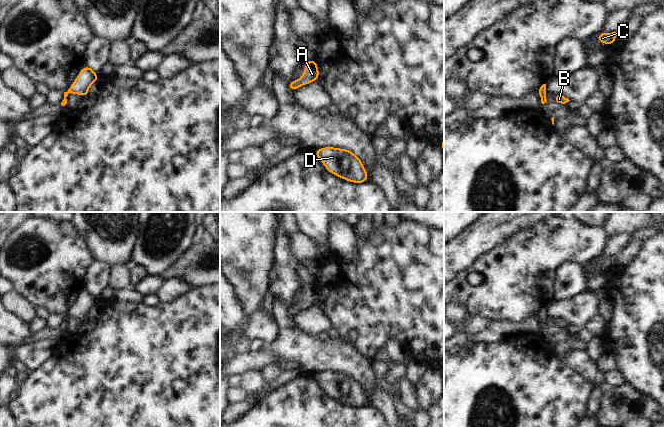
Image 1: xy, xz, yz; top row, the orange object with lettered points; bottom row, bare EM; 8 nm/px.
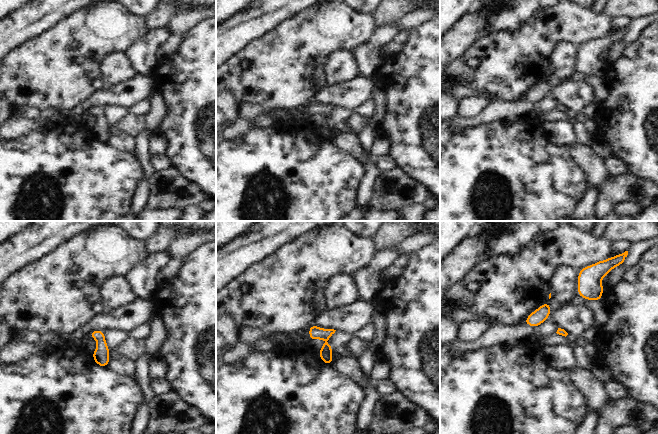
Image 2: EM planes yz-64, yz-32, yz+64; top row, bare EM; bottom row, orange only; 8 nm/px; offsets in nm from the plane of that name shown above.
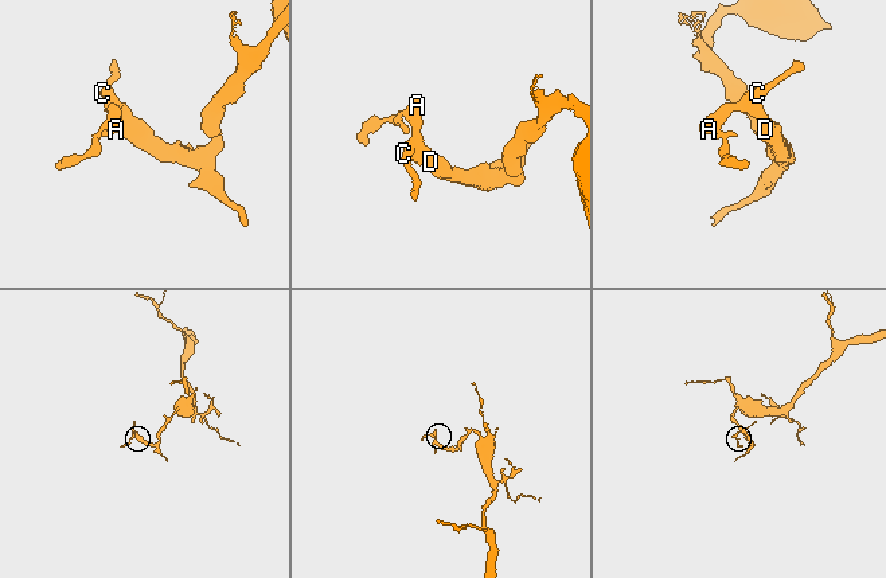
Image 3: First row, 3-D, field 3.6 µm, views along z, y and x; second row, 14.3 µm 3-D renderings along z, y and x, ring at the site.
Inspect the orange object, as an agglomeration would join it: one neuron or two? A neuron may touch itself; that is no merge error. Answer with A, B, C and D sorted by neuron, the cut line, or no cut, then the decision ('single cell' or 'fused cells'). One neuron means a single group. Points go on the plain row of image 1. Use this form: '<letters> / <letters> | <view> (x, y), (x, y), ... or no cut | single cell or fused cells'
A B C D | no cut | single cell

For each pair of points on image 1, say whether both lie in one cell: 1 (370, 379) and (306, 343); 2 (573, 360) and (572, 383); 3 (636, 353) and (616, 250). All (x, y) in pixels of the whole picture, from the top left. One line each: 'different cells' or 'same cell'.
1: same cell
2: different cells
3: different cells

